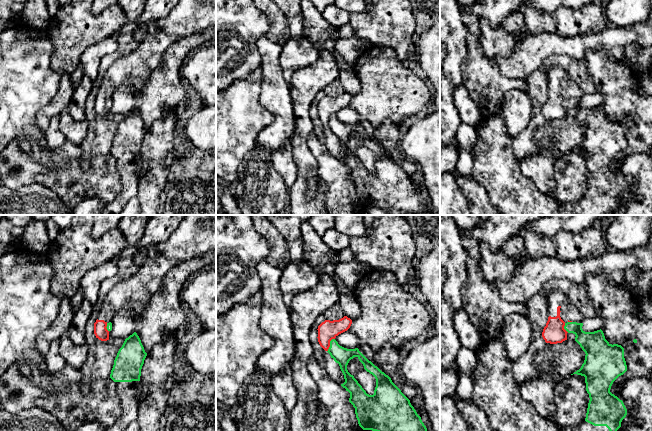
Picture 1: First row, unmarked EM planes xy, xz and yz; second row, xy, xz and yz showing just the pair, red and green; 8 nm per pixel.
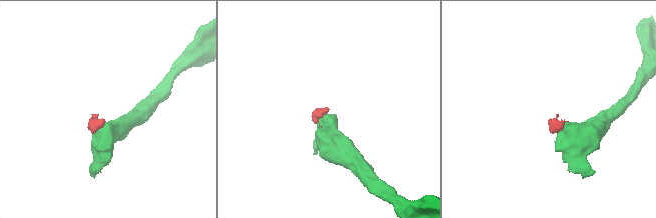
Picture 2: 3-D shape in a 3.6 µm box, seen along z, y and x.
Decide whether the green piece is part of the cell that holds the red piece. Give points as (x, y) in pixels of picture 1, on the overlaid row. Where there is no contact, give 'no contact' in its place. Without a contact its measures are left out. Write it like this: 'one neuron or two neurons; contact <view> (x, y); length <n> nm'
two neurons; contact xz (329, 344); length 130 nm

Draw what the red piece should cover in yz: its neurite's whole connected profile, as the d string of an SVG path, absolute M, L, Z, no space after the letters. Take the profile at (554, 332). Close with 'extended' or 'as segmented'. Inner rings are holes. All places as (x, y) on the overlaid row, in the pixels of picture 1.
M560 289L544 291L548 305L548 321L543 329L542 337L546 343L557 344L567 340L564 326L567 322L584 323L578 308L572 304L568 294Z; extended

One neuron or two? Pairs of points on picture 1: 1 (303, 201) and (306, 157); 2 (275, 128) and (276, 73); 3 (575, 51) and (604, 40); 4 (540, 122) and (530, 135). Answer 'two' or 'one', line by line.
1: one
2: one
3: one
4: one

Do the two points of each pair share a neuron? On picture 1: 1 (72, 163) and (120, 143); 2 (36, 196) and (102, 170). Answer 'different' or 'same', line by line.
1: different
2: different

